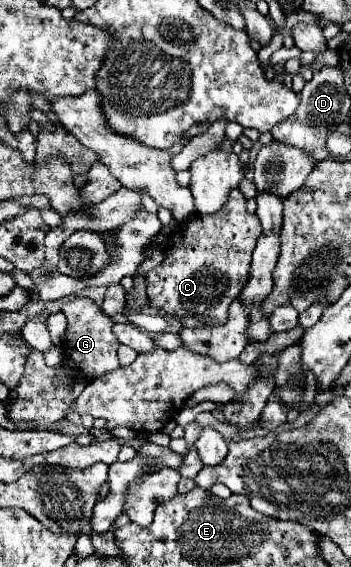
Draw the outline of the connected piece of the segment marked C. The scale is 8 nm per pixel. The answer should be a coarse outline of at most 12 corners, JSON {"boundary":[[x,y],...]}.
{"boundary":[[233,189],[147,273],[149,305],[223,325],[261,223]]}

